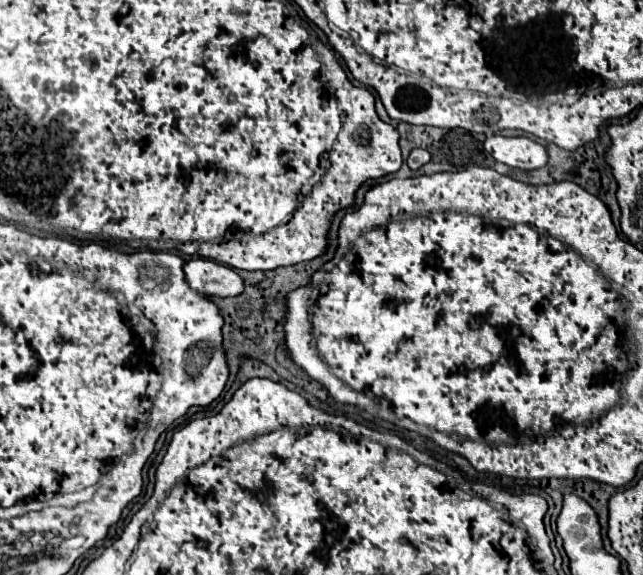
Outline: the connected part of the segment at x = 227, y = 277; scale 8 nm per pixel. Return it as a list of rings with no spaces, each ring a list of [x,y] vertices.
[[[190,259],[184,263],[184,279],[190,289],[218,297],[234,297],[244,291],[244,283],[234,269],[208,259]]]

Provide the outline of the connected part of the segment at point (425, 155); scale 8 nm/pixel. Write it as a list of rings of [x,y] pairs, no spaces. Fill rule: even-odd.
[[[412,149],[410,157],[408,157],[408,165],[410,169],[420,169],[424,163],[430,161],[430,153],[426,149]]]

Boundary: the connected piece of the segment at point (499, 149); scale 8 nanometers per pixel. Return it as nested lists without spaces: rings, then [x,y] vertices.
[[[492,135],[484,141],[484,149],[500,163],[524,171],[540,169],[548,163],[546,147],[530,137],[504,137]]]

